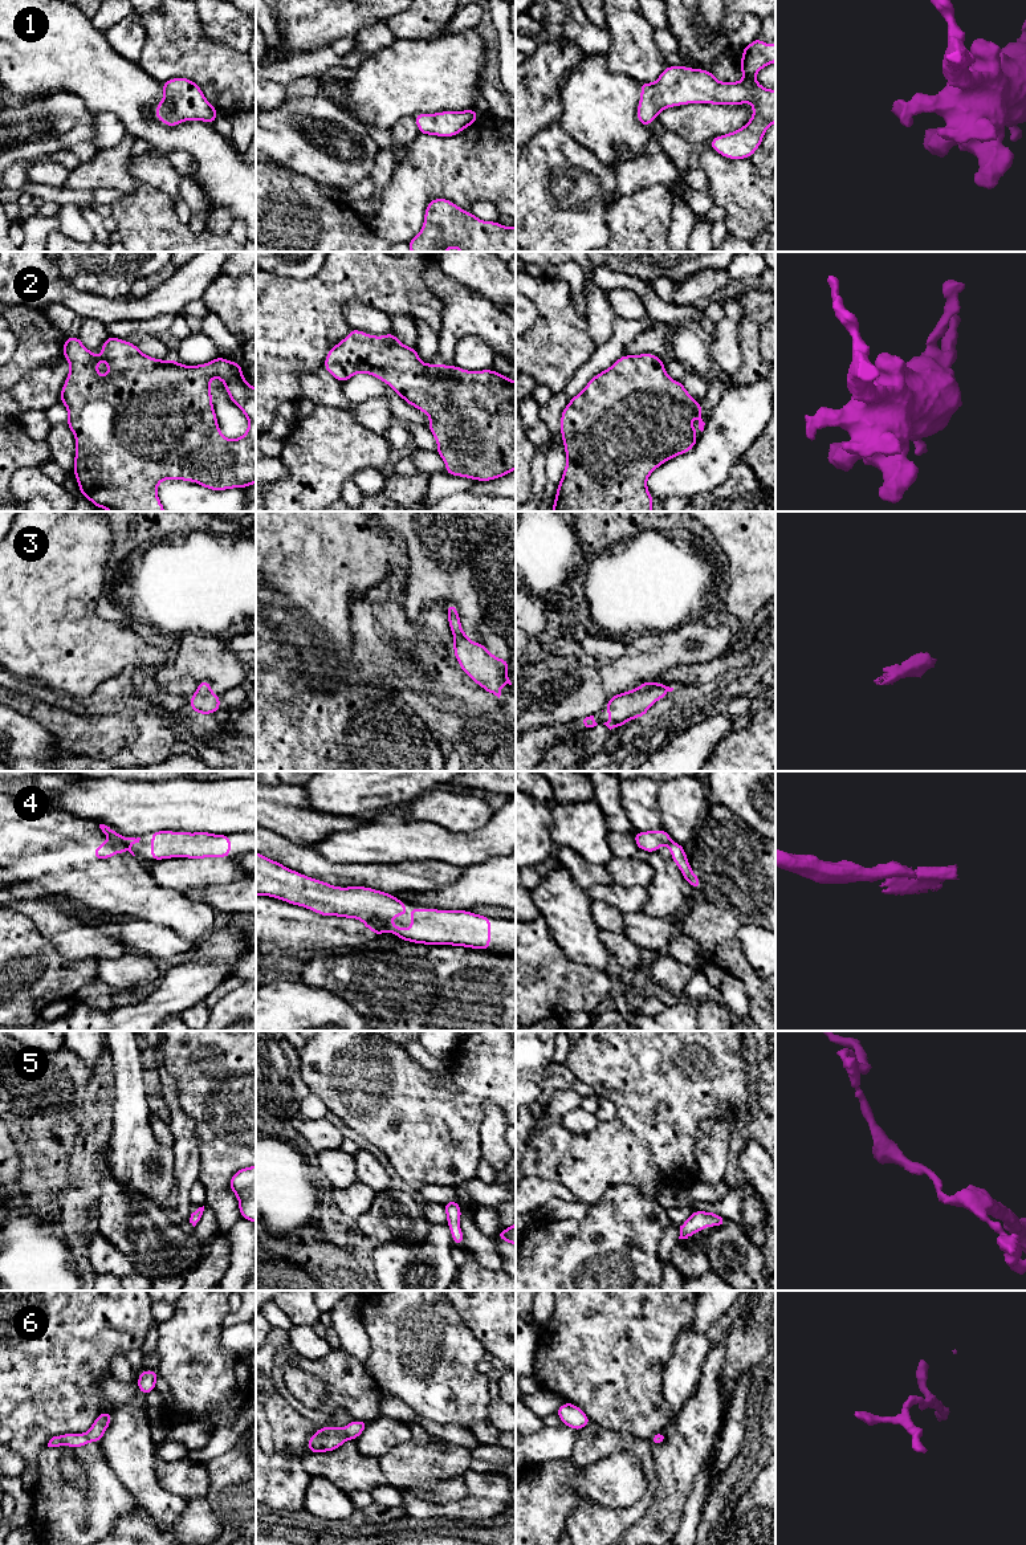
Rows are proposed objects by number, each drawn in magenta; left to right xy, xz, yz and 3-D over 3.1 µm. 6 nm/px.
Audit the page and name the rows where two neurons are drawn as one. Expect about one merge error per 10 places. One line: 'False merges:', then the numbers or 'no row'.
False merges: no row

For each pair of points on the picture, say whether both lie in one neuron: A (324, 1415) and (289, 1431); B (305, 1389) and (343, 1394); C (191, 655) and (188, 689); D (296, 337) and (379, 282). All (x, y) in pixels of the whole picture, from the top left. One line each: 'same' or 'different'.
A: different
B: different
C: different
D: same

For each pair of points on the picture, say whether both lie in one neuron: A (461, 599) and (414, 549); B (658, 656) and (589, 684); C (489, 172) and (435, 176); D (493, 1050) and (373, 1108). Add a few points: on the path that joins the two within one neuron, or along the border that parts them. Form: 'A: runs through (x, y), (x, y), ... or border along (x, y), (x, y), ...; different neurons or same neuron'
A: runs through (452, 587), (426, 561); same neuron
B: runs through (640, 663), (623, 675), (606, 679); same neuron
C: runs through (476, 172), (448, 176); same neuron
D: runs through (463, 1080), (435, 1108), (403, 1108); same neuron

